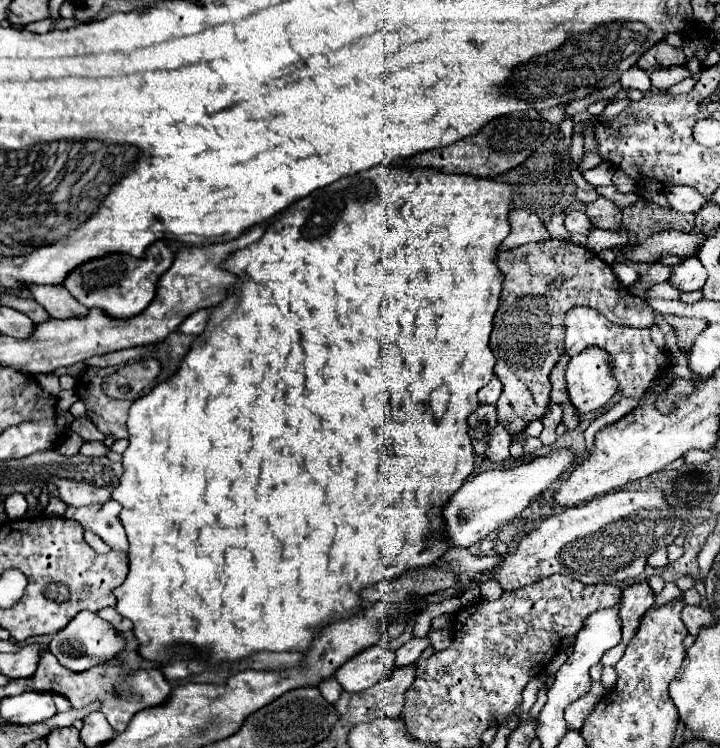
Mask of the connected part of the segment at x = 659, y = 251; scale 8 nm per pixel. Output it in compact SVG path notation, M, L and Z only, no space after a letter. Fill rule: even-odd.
M663 230L649 236L645 242L637 246L623 246L623 256L627 262L637 264L653 264L663 256L695 256L701 246L703 234L685 234L675 230Z

